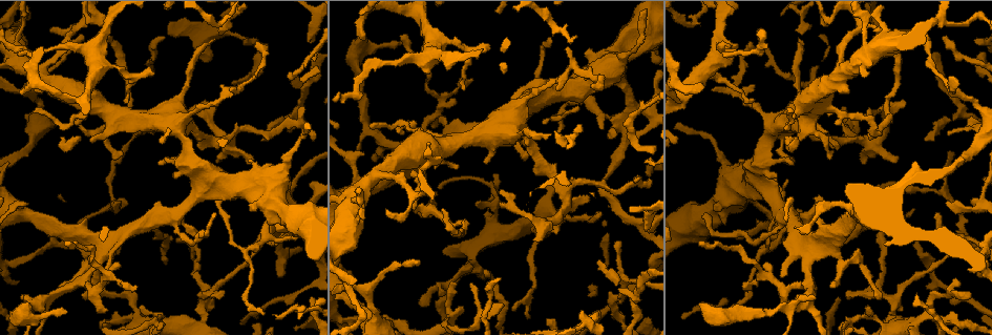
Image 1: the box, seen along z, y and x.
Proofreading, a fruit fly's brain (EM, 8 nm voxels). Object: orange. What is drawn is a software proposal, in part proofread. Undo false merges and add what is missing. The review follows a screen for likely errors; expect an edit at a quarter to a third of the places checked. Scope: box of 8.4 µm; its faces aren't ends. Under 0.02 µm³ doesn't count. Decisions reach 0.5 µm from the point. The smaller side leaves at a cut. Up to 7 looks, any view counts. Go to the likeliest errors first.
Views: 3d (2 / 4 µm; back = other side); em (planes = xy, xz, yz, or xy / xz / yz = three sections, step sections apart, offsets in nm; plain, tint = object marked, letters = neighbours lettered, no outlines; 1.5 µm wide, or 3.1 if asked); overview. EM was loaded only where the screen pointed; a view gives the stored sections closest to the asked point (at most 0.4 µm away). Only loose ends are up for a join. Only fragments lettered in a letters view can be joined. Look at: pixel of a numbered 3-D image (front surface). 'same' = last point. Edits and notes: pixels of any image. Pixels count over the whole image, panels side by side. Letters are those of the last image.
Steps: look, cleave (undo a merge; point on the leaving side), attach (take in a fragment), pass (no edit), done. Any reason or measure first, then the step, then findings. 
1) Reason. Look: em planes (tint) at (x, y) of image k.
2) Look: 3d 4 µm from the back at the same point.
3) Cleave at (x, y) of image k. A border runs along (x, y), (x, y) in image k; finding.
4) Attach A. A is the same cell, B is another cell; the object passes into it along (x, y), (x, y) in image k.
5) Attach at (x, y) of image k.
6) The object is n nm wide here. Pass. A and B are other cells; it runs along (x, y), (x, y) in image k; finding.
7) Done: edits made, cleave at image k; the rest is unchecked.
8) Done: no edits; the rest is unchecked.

Free end. Look: em yz step 8 (plain) at (420, 215) of image 1.

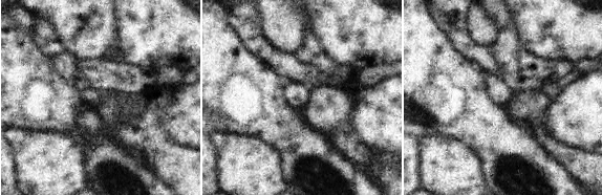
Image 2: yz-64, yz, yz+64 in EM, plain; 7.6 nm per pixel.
Look: em yz step 8 (letters) at the same point.

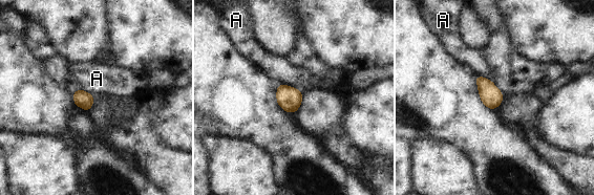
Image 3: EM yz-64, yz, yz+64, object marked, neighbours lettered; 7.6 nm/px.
Pass. A is another cell; a border runs along (277, 83), (283, 83), (302, 91) in image 3; none of them fits.

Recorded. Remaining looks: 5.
Tapers out. Look: em planes (letters) at (258, 43) of image 1.

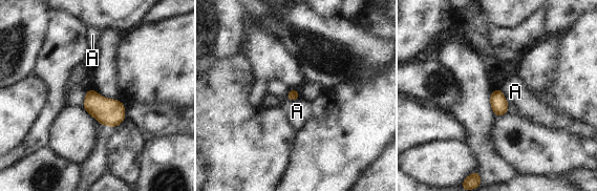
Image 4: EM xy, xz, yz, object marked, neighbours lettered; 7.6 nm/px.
Pass. A is another cell; a border runs along (499, 88), (504, 98), (509, 102) in image 4; none of them fits.

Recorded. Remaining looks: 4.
Branch stops here. Look: em xy step 4 (tint) at (463, 309) of image 1.

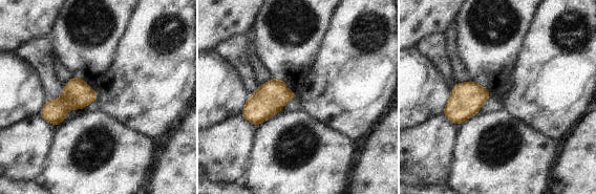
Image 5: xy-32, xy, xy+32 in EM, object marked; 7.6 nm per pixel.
Look: em planes (letters) at the same point.

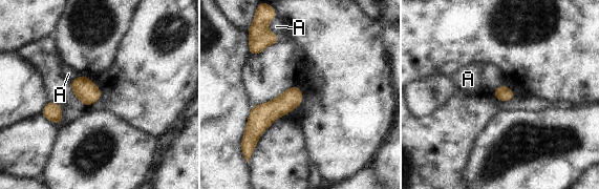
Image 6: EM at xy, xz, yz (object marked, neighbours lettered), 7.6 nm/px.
The longest contact is with A, 110 nm. Pass. A is another cell; none of them fits.

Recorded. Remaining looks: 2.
Done: no edits; the rest is unchecked.

